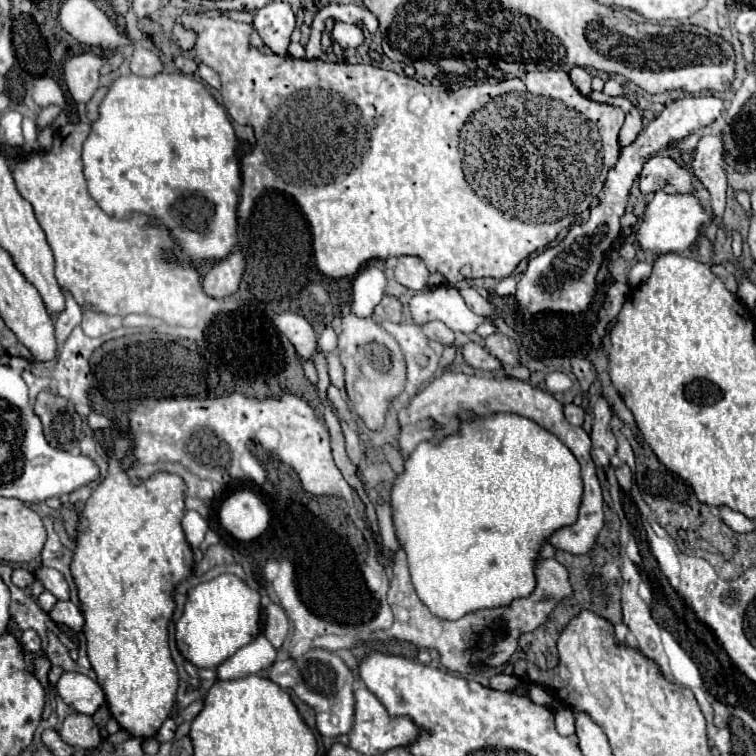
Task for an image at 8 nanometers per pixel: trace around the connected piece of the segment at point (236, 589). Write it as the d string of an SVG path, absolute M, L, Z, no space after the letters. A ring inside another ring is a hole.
M222 574L188 590L186 606L176 622L176 646L196 668L216 668L238 648L260 634L260 596L238 576Z

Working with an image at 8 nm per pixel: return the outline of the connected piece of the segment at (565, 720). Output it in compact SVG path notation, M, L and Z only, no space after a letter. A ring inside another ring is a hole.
M568 708L554 710L554 724L562 736L570 736L574 732L574 714Z

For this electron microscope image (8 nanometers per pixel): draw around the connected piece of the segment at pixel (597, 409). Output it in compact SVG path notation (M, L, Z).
M598 396L598 402L594 406L594 426L590 432L592 438L592 458L594 464L602 470L606 470L610 466L610 458L616 454L616 438L610 430L610 418L612 418L612 410L608 406L608 402Z

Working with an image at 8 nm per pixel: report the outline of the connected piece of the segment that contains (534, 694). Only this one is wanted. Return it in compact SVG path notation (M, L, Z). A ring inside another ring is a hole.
M532 684L532 686L530 686L530 700L532 700L534 704L548 706L548 704L550 704L550 700L552 700L552 696L550 696L550 692L548 692L544 686Z

